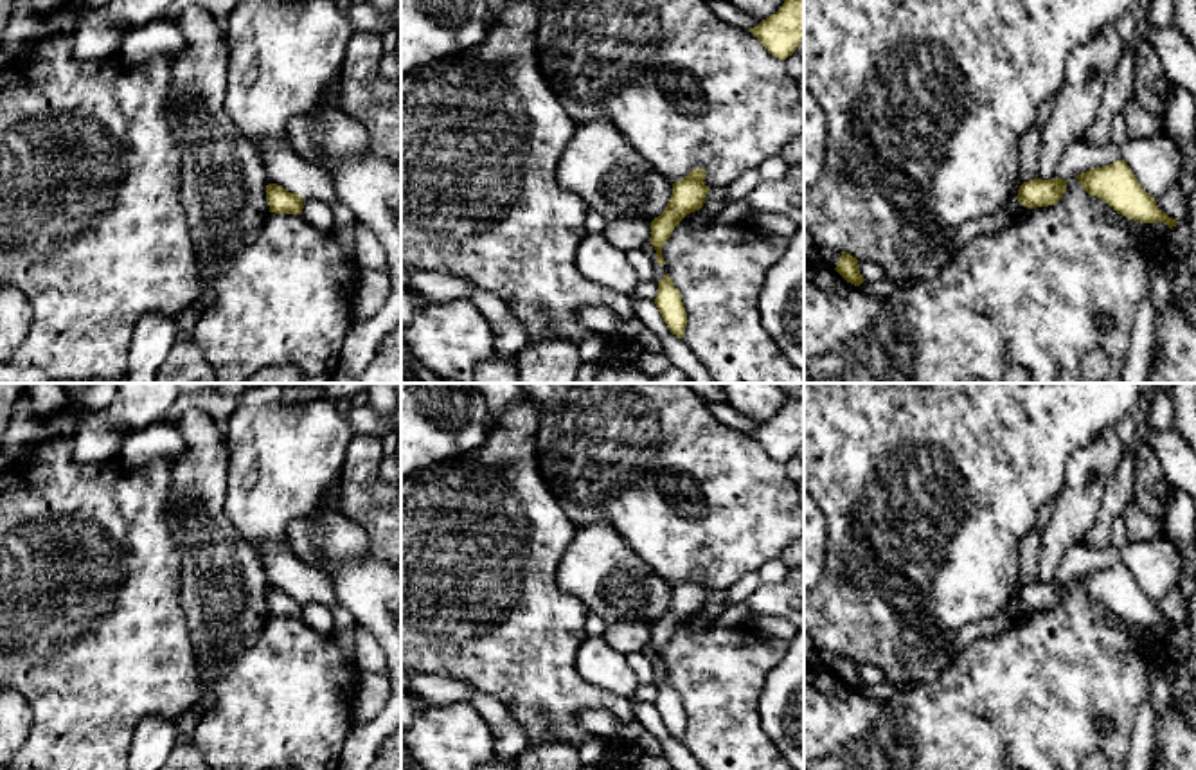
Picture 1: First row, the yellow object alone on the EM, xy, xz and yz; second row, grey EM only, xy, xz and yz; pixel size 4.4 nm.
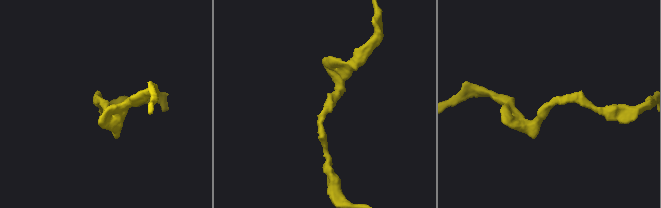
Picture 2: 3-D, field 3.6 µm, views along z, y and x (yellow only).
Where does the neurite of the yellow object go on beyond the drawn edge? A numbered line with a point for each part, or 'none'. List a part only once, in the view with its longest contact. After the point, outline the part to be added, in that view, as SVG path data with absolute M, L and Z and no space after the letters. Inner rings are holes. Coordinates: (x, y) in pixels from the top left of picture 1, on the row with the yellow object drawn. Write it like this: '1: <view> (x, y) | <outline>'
none

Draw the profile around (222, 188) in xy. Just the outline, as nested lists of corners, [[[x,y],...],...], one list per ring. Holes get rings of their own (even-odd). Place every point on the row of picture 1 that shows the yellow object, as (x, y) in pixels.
[[[189,7],[174,25],[185,38],[185,49],[171,63],[167,122],[180,153],[178,201],[198,268],[198,297],[189,308],[207,313],[216,306],[219,270],[243,246],[243,234],[261,227],[270,214],[270,182],[257,146],[225,112],[230,56],[221,22],[200,7]]]

